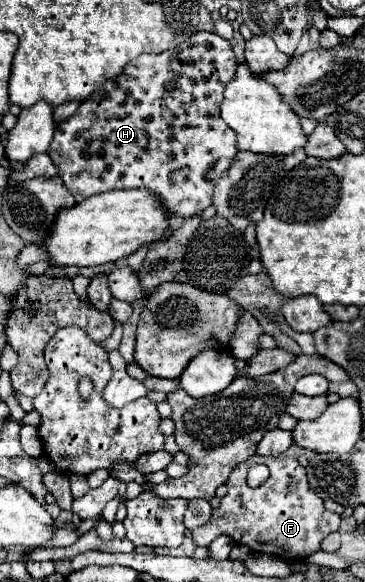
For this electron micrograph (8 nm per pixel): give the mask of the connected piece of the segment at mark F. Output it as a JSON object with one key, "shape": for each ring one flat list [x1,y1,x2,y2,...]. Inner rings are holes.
{"shape":[[253,455,249,461,241,463,227,481,227,495,221,499,221,505,211,511,211,521,203,527,193,529,193,543,197,547,209,547,211,541,219,535,231,537,239,545,247,545,251,551,267,553,281,557,285,561,301,561,319,551,321,541,333,533,339,531,341,517,337,513,331,513,323,507,323,499,309,489,305,467,295,457,259,457],[263,463,269,467,271,475,269,479,257,487,251,489,247,485,247,471]]}

